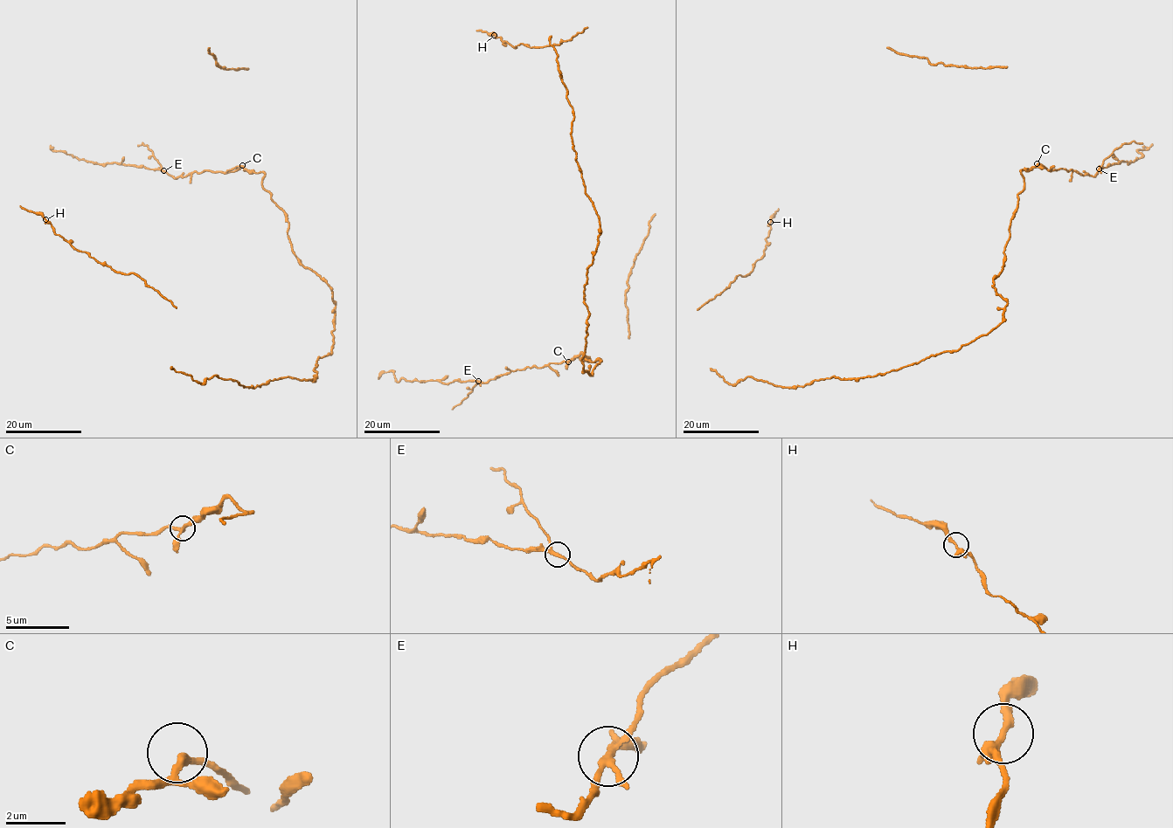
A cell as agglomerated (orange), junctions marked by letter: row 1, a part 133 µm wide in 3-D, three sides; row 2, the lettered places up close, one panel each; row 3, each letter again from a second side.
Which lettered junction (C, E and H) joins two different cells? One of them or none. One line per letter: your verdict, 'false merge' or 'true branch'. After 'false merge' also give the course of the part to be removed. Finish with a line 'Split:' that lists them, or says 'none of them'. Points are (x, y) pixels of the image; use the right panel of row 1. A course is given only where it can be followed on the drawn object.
C: true branch
E: false merge; foreign part runs (1099, 169), (1104, 160), (1124, 144), (1133, 141), (1142, 144)
H: true branch
Split: E

